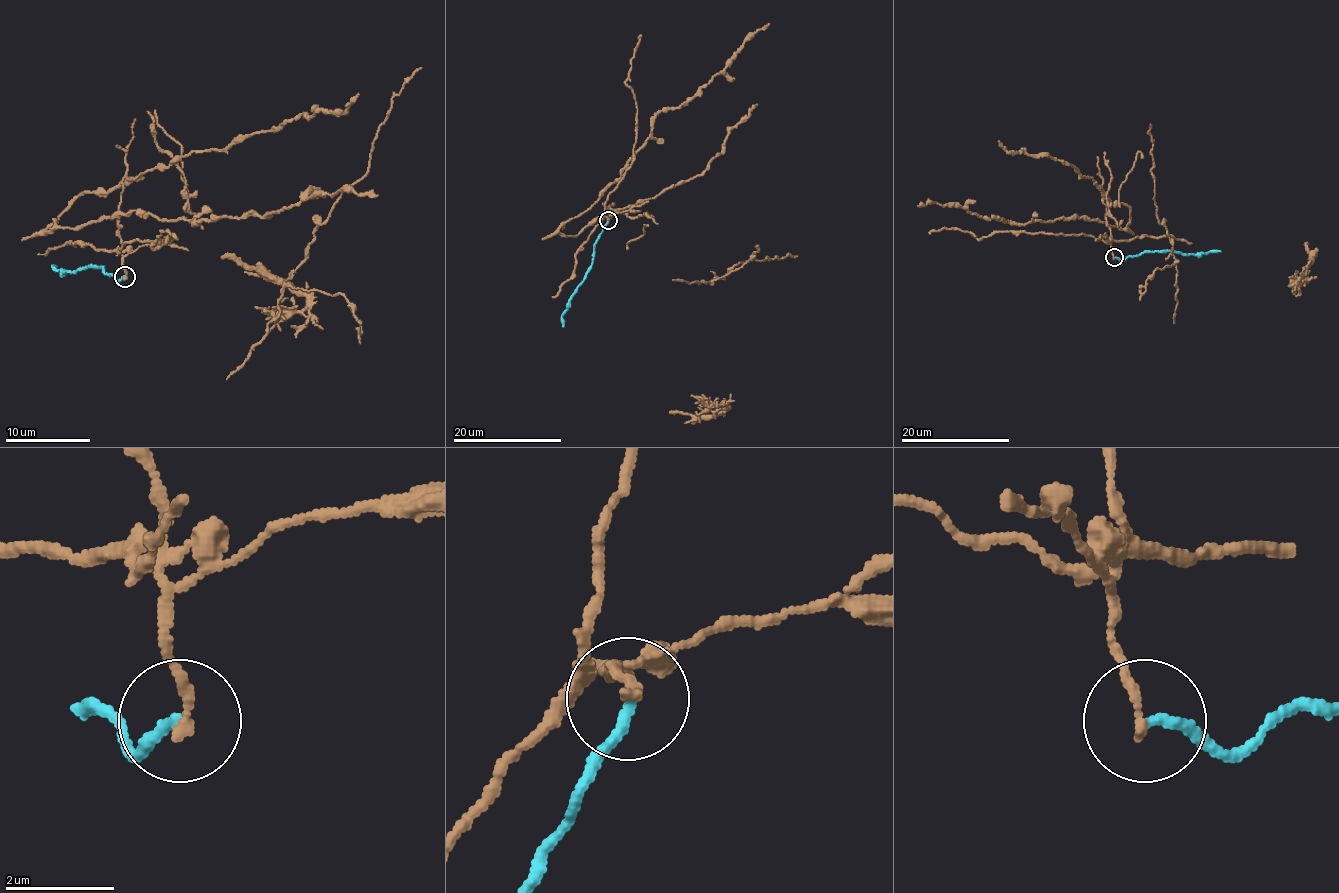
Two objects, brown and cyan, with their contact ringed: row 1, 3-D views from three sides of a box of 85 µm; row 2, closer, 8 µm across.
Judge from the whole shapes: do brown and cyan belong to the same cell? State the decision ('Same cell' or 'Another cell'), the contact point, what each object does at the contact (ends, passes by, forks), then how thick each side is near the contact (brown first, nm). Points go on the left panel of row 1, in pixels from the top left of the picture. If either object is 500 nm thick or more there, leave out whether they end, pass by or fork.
Another cell. Place: (124, 277). At the ring brown ends. At the ring cyan ends. Thickness 200 nm (brown) against 190 nm

